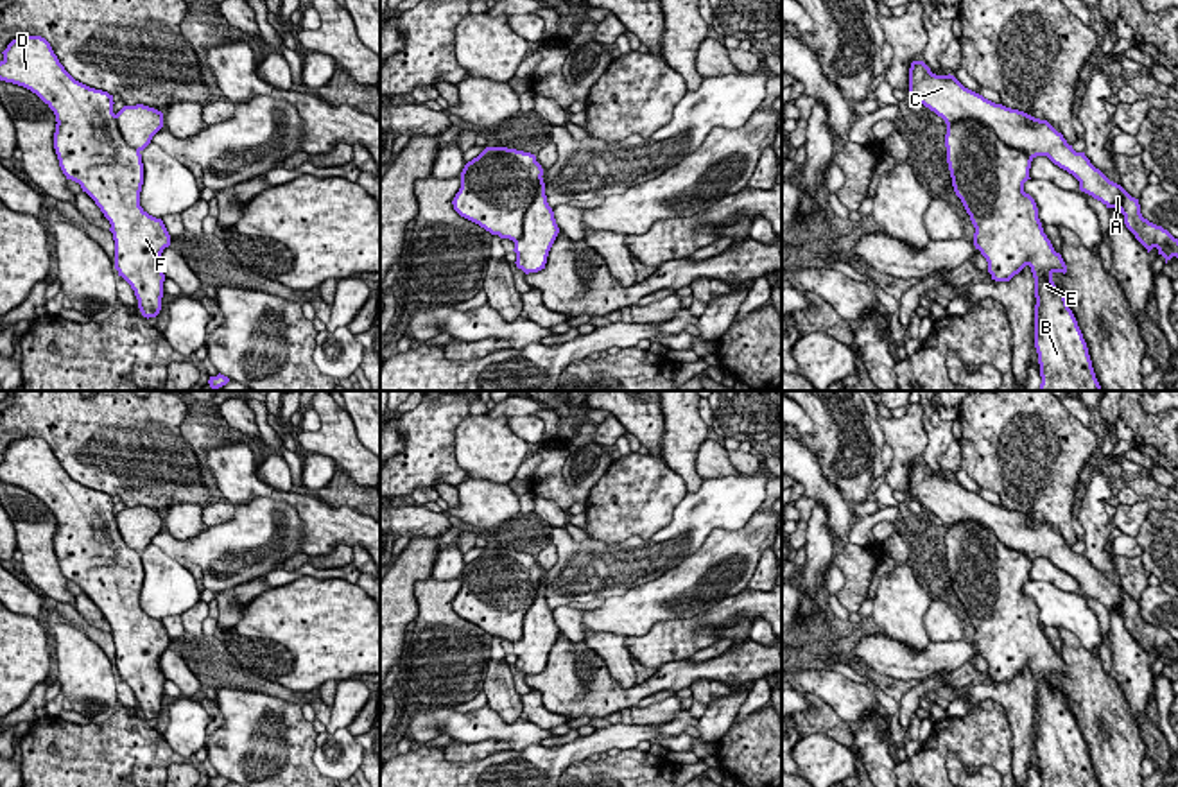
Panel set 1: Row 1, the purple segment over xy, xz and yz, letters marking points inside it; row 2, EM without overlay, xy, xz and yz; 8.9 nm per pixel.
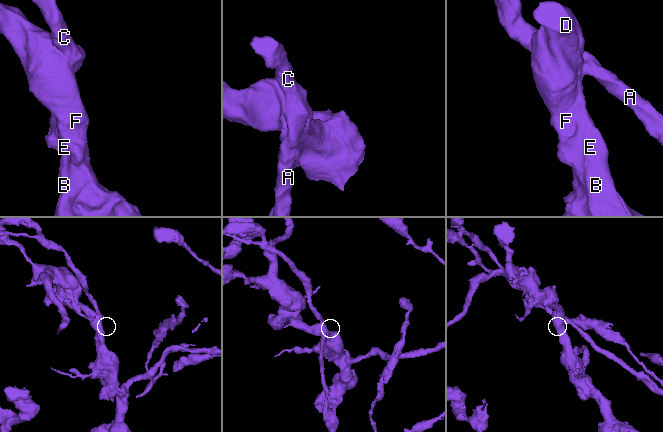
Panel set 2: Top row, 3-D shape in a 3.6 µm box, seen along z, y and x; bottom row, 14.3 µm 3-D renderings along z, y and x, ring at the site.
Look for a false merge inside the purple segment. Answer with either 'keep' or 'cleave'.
cleave

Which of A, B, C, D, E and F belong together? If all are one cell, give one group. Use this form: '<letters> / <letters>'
A C / B D E F

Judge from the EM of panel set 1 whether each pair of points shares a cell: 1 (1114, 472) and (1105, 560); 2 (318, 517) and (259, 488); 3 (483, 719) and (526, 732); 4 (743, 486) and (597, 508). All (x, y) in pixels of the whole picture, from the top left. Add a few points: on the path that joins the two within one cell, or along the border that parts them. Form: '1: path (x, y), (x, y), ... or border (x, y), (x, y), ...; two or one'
1: border (1103, 463), (1103, 470), (1116, 488); two
2: path (303, 502), (273, 493); one
3: path (493, 726), (515, 732); one
4: border (687, 493), (675, 508), (673, 518), (658, 529); two

